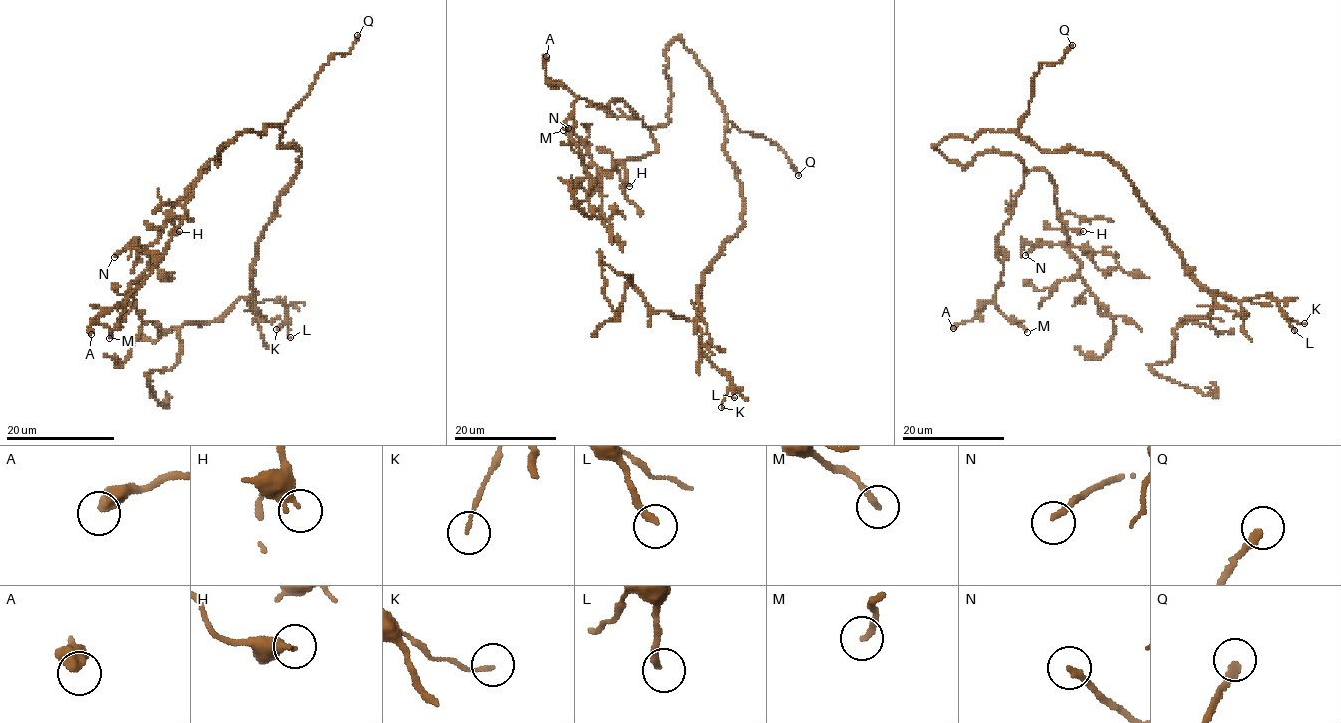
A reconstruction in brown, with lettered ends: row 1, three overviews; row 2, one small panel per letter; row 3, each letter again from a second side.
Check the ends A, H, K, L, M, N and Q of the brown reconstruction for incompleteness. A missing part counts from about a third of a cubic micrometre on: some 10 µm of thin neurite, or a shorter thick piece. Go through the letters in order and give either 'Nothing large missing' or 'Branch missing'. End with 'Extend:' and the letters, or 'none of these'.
A: Nothing large missing
H: Nothing large missing
K: Nothing large missing
L: Nothing large missing
M: Nothing large missing
N: Branch missing
Q: Branch missing
Extend: N, Q

